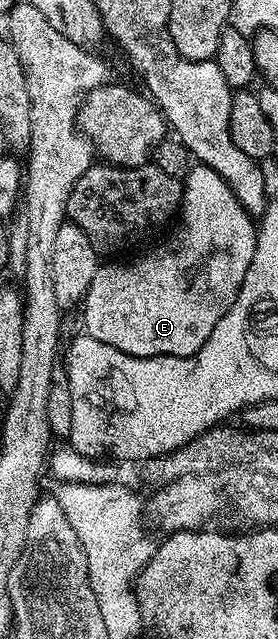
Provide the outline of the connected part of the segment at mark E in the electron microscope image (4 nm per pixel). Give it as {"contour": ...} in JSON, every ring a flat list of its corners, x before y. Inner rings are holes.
{"contour":[[201,163,195,164,182,181,181,217,178,237,172,238,167,245,131,261,99,264,80,302,85,336,100,339,100,343,108,343,129,357,191,357,204,347,216,323,220,323,238,297,256,251,258,235,255,222,244,211,240,199,232,195,232,189,212,167]]}

